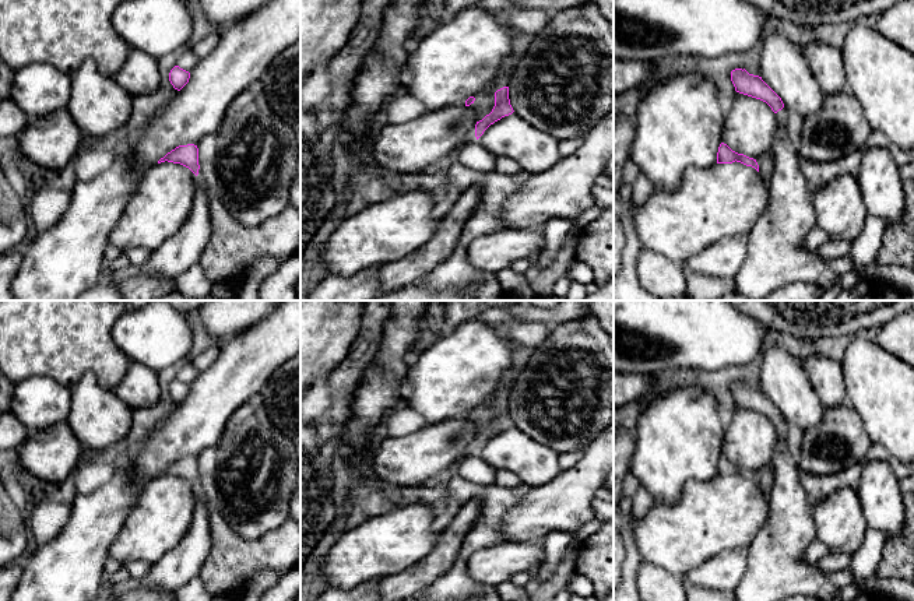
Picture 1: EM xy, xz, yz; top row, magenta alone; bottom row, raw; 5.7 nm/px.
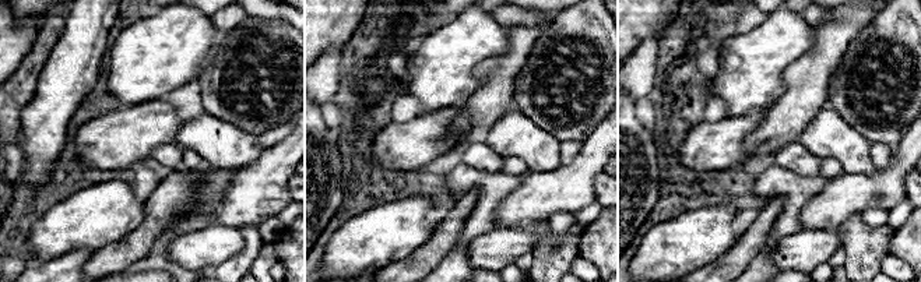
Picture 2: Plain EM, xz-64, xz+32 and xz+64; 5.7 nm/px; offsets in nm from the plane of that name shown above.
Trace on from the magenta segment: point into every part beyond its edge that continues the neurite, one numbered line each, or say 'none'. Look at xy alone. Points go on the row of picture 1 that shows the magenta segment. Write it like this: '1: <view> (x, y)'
1: xy (164, 197)

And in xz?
1: xz (484, 102)

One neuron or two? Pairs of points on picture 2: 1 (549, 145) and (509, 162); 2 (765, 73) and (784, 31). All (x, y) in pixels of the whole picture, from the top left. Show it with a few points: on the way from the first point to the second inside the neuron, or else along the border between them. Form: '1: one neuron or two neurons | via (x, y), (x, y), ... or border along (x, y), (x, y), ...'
1: two neurons | border along (503, 157), (520, 158), (530, 171)
2: one neuron | via (765, 63), (765, 53), (777, 41)

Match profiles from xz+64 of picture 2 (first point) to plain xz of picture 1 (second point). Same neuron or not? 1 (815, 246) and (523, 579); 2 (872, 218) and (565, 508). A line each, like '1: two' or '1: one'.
1: two
2: two

